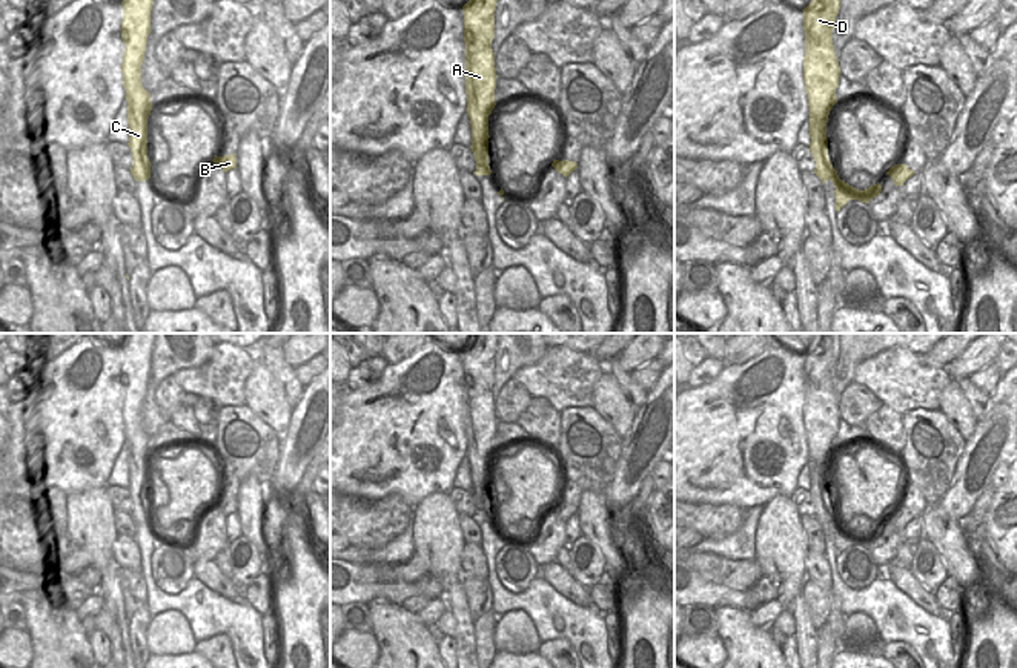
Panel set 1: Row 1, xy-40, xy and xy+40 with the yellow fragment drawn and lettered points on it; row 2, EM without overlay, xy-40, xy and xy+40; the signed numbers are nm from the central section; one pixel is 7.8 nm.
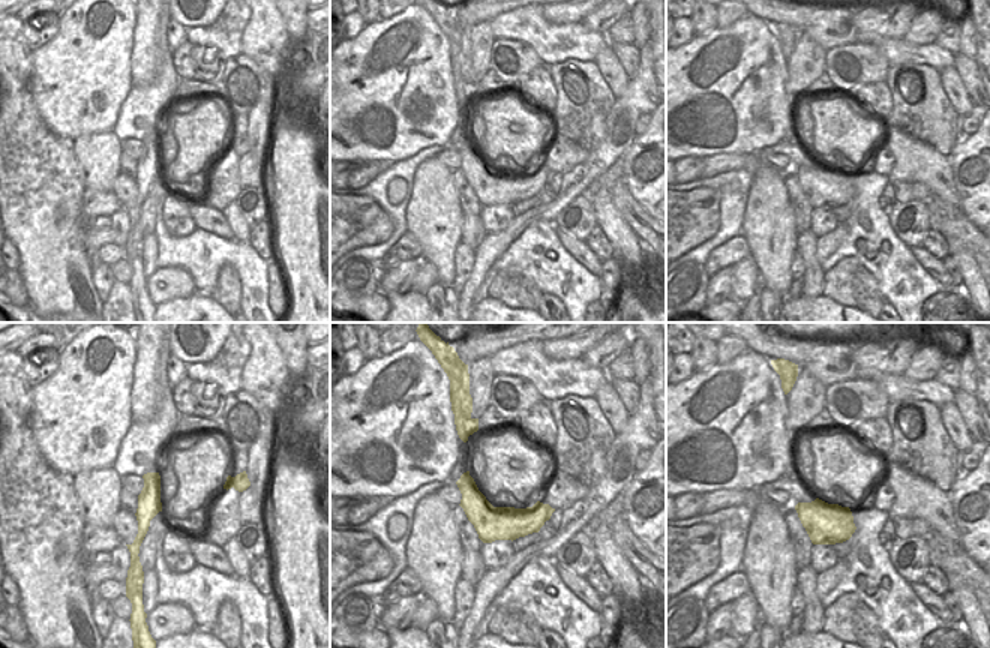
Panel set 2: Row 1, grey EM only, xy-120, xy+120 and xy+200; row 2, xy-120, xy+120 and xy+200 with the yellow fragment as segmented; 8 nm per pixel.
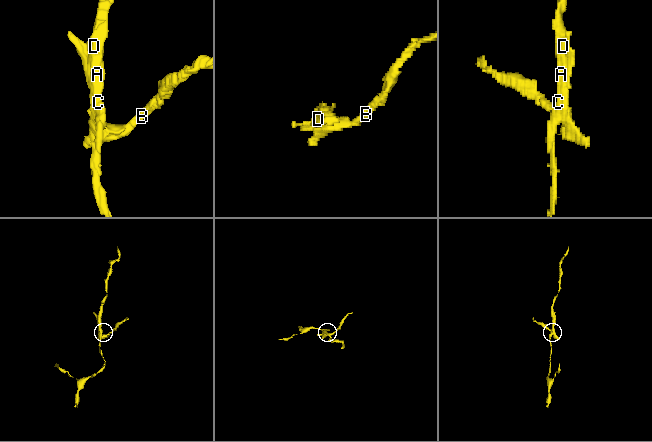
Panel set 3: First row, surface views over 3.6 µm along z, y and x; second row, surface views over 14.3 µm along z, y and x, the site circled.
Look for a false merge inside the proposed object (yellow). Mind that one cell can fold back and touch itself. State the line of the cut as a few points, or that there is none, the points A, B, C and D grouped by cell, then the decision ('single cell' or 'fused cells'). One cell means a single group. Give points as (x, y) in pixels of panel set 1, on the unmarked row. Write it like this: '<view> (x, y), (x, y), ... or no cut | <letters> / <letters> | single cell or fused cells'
xy+40 (810, 459), (816, 464), (816, 470), (825, 476) | A C D / B | fused cells

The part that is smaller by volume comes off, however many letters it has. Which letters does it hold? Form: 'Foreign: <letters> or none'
Foreign: B

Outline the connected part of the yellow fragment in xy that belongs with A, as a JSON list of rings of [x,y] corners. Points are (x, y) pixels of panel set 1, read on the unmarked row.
[[[472,333],[464,355],[465,438],[472,487],[476,490],[476,518],[490,519],[489,459],[495,453],[496,412],[492,385],[495,382],[495,355],[498,333]]]

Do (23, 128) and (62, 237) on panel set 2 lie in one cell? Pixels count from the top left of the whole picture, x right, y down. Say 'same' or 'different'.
same

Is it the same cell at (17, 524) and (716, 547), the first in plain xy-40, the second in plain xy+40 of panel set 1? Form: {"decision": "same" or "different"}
{"decision": "different"}

